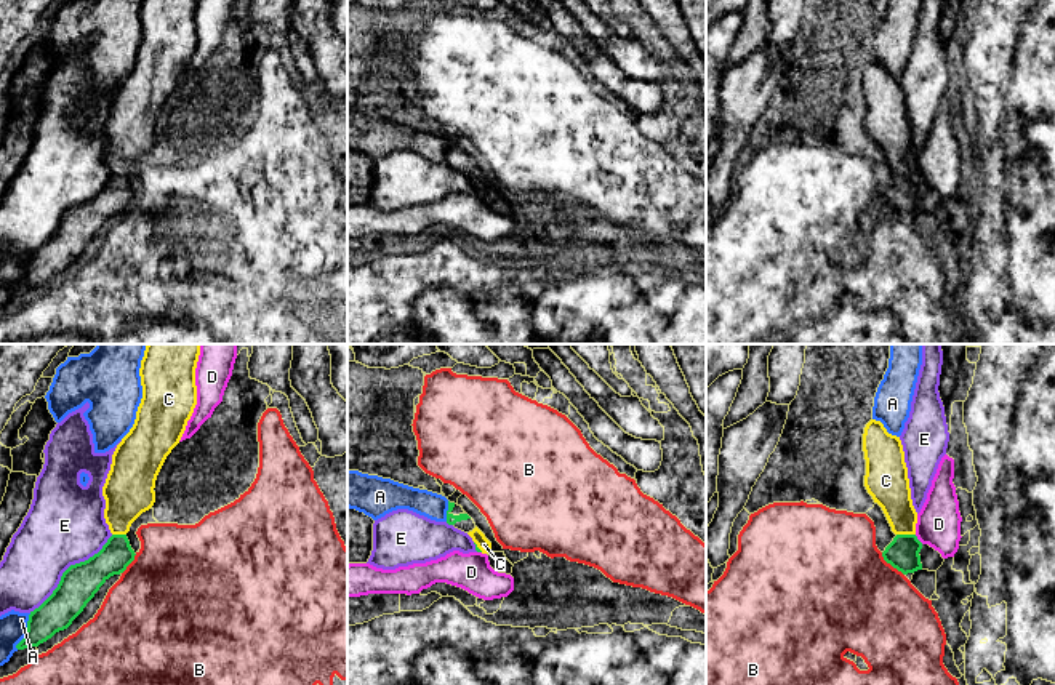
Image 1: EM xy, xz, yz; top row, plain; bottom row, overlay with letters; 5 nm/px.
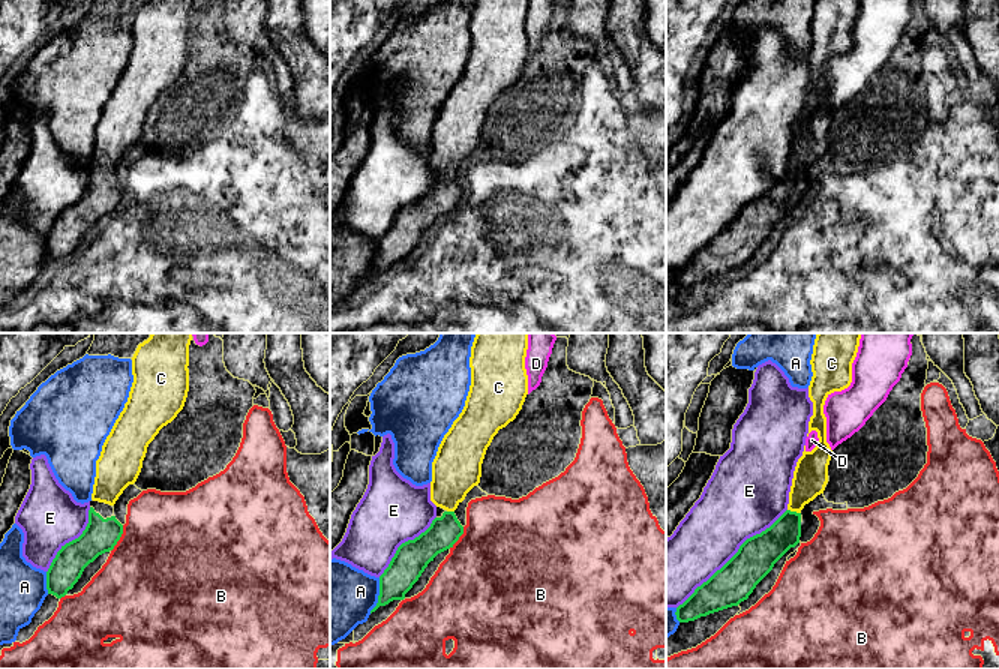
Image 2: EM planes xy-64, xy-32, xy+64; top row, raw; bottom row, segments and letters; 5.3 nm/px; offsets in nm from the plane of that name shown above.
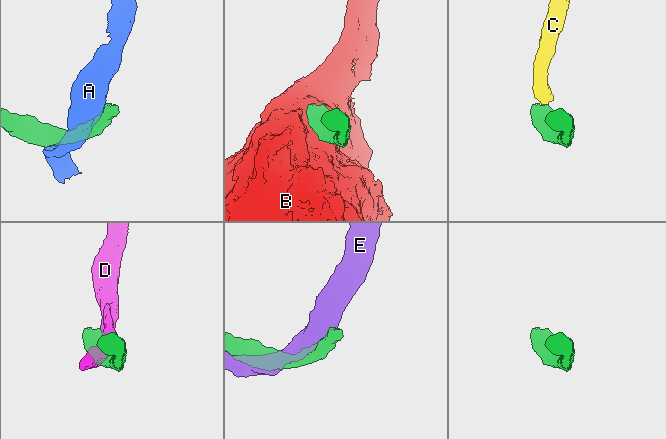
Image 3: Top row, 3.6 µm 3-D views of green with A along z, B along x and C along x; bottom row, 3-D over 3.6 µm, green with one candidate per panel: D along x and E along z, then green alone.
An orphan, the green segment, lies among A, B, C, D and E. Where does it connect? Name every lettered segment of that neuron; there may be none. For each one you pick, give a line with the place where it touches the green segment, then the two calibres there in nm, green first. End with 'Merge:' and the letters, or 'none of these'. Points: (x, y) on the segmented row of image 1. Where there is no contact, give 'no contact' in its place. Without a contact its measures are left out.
C: meets green in yz at (906, 535); 160 nm thick on the green side, 190 nm on the other
Merge: C

